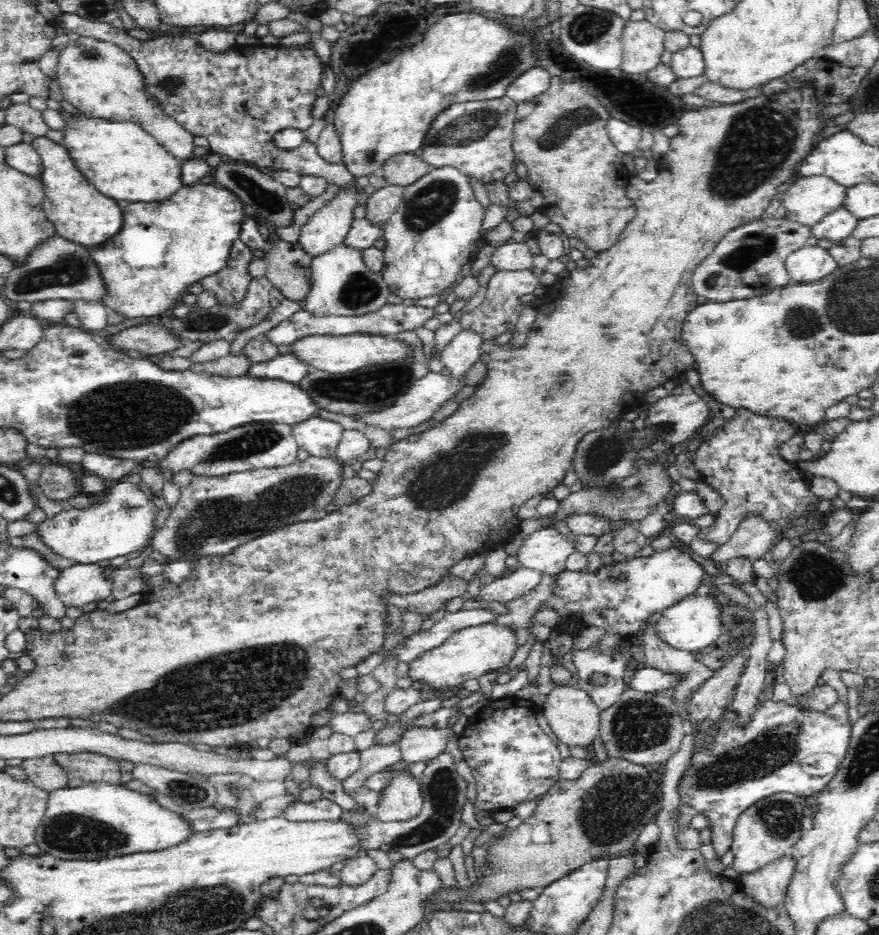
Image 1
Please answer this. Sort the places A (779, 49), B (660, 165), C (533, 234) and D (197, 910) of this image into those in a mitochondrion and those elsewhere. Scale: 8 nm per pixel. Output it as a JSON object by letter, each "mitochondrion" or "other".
{"A":"other","B":"other","C":"other","D":"mitochondrion"}

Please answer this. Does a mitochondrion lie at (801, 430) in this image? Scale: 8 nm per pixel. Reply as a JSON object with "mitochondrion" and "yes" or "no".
{"mitochondrion":"no"}

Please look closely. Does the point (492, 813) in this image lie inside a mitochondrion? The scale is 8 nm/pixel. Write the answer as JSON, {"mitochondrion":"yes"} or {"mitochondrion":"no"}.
{"mitochondrion":"no"}

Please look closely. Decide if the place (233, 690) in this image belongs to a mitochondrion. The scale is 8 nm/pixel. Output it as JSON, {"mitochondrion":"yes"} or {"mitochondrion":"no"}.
{"mitochondrion":"yes"}

